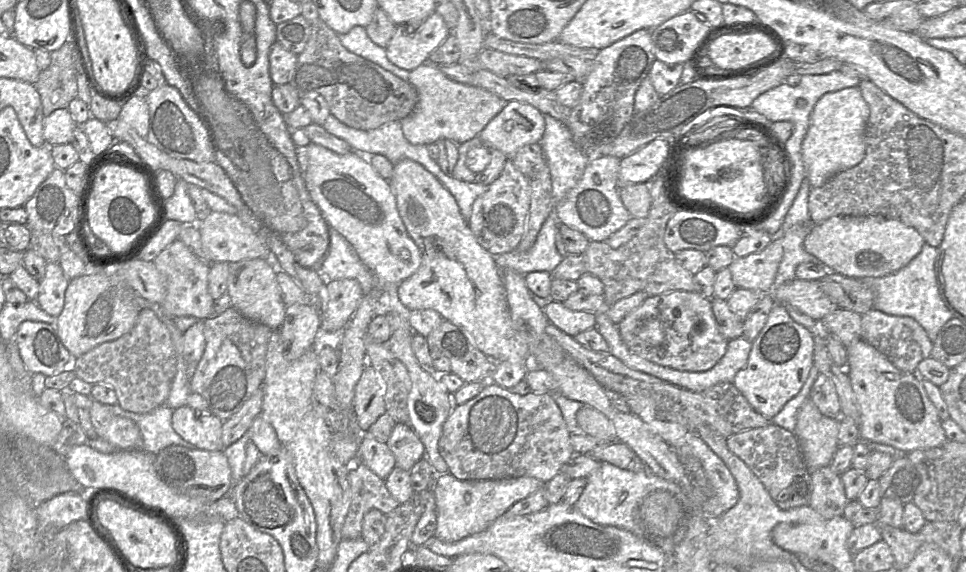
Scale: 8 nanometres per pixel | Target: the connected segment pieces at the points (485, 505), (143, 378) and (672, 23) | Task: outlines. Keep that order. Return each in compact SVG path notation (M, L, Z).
M451 474L437 475L433 486L437 511L434 537L456 542L487 529L516 502L542 488L544 483L533 477L495 480L459 480Z
M149 308L140 310L130 332L102 343L78 356L74 362L76 377L89 383L111 385L119 406L130 412L144 414L166 404L176 374L176 352L166 325Z
M688 10L678 14L657 27L651 29L653 53L655 59L666 64L677 64L691 62L696 58L702 40L709 31L711 25L699 21L694 12Z

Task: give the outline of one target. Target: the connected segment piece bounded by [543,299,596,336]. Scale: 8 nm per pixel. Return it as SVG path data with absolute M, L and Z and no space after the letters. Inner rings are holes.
M549 299L543 311L551 324L570 336L595 327L594 312L573 311L566 308L562 302Z

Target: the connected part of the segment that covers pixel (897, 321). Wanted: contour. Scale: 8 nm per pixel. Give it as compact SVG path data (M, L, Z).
M875 309L861 315L861 340L885 355L896 368L907 373L916 373L918 364L930 357L933 348L933 342L916 320L885 314Z

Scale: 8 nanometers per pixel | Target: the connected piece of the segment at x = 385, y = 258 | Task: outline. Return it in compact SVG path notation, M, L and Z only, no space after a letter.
M310 142L304 150L308 168L306 187L331 229L339 232L356 250L378 284L396 284L415 274L422 253L409 236L397 209L390 182L373 168L368 157L354 150L340 155Z

